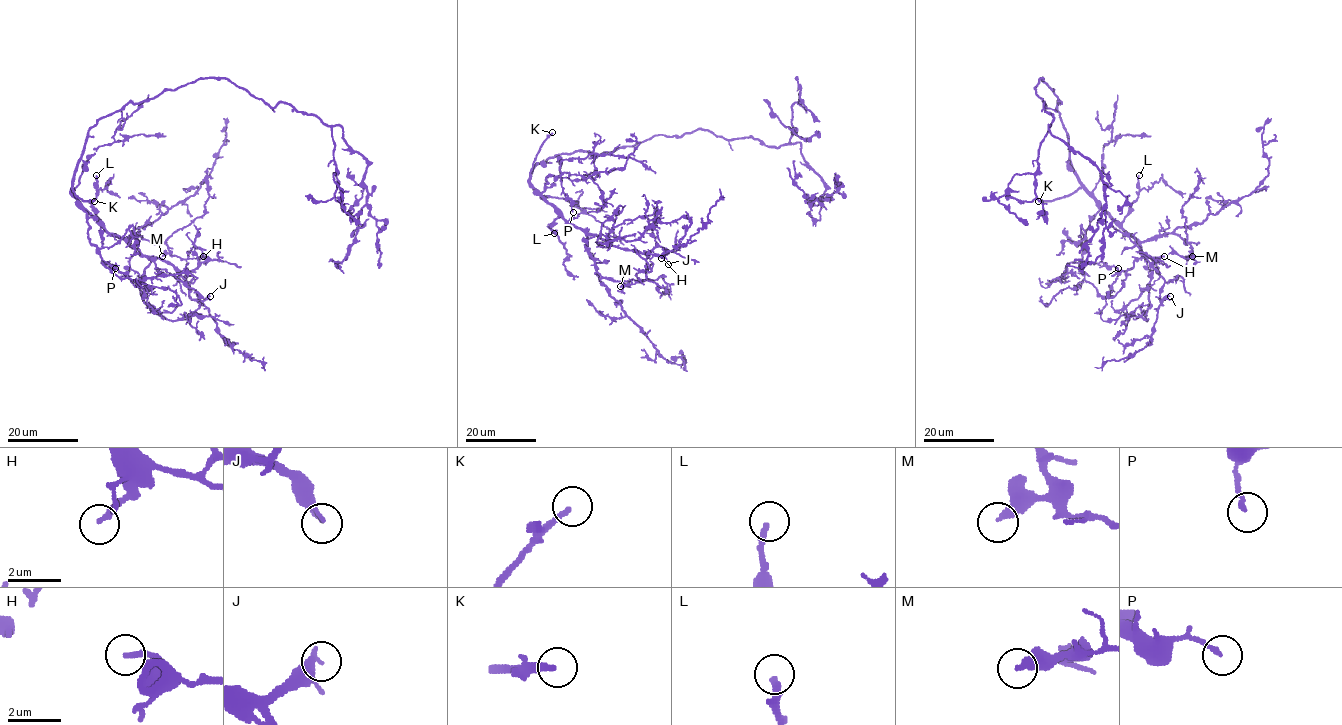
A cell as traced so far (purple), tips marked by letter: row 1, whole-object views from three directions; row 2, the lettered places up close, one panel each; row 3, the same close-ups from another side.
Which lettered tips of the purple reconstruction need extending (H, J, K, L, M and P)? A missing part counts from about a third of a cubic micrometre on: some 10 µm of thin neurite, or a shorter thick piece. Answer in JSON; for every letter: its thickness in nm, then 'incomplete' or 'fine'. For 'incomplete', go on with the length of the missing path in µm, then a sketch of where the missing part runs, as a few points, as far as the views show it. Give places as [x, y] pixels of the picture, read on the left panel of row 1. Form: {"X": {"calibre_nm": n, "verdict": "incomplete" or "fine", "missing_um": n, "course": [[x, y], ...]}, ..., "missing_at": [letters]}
{"H": {"calibre_nm": 200, "verdict": "fine"}, "J": {"calibre_nm": 280, "verdict": "fine"}, "K": {"calibre_nm": 220, "verdict": "incomplete", "missing_um": 60}, "L": {"calibre_nm": 240, "verdict": "incomplete", "missing_um": 20}, "M": {"calibre_nm": 320, "verdict": "fine"}, "P": {"calibre_nm": 160, "verdict": "fine"}, "missing_at": ["K", "L"]}

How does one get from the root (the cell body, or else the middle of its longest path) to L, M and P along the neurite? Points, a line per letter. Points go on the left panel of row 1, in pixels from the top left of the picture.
L: (133, 102), (102, 116), (90, 129), (73, 177), (72, 194), (100, 223), (92, 204), (96, 196), (96, 175)
M: (133, 102), (88, 131), (72, 194), (108, 232), (165, 243), (169, 252), (162, 256)
P: (133, 102), (102, 116), (90, 129), (72, 187), (72, 194), (86, 214), (88, 239), (102, 262), (115, 268)

